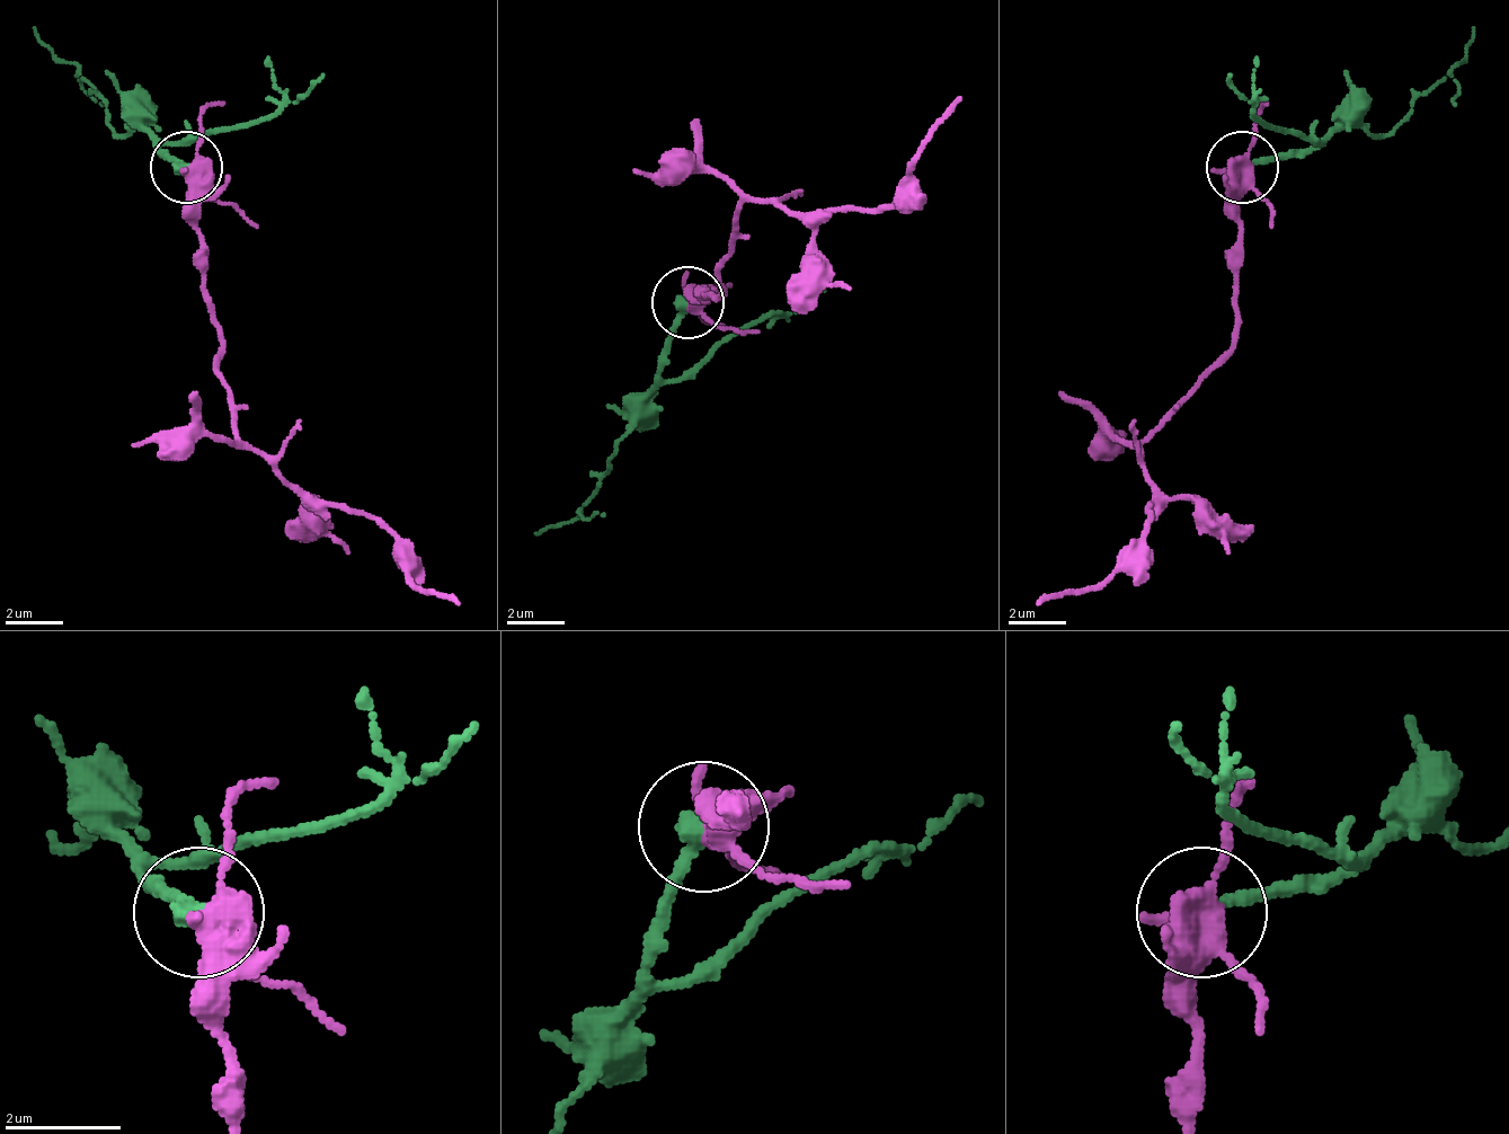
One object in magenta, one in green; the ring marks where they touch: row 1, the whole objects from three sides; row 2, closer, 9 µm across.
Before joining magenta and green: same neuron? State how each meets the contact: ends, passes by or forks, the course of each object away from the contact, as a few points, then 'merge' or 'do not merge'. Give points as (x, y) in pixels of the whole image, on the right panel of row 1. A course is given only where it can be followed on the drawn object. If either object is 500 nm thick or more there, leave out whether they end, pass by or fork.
magenta forks there; green ends there; magenta runs (1241, 169), (1233, 350), (1139, 443), (1154, 487), (1147, 530), (1103, 581), (1039, 602); green runs (1241, 169), (1364, 126), (1385, 133), (1464, 61), (1472, 25); do not merge

